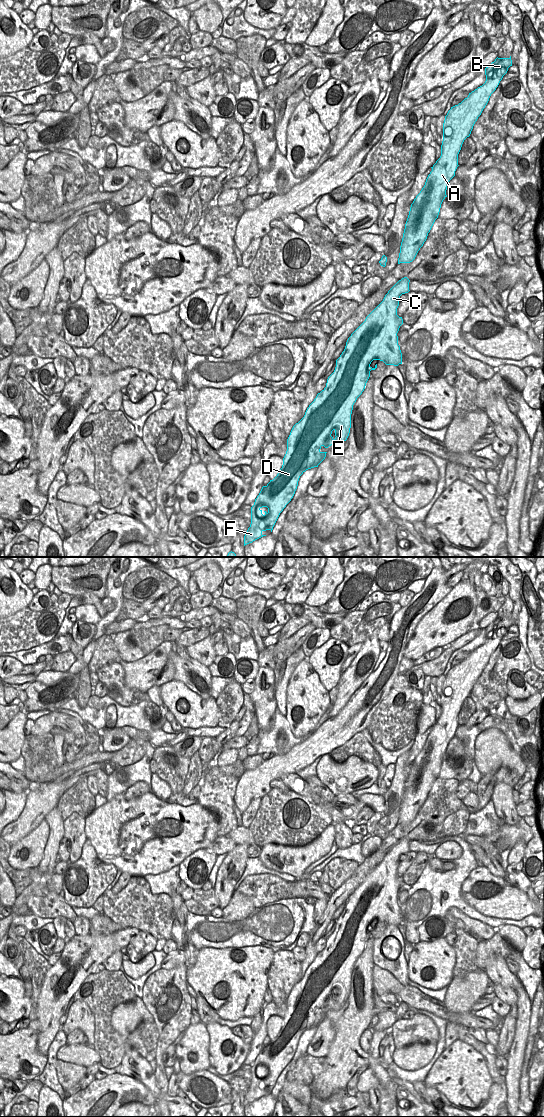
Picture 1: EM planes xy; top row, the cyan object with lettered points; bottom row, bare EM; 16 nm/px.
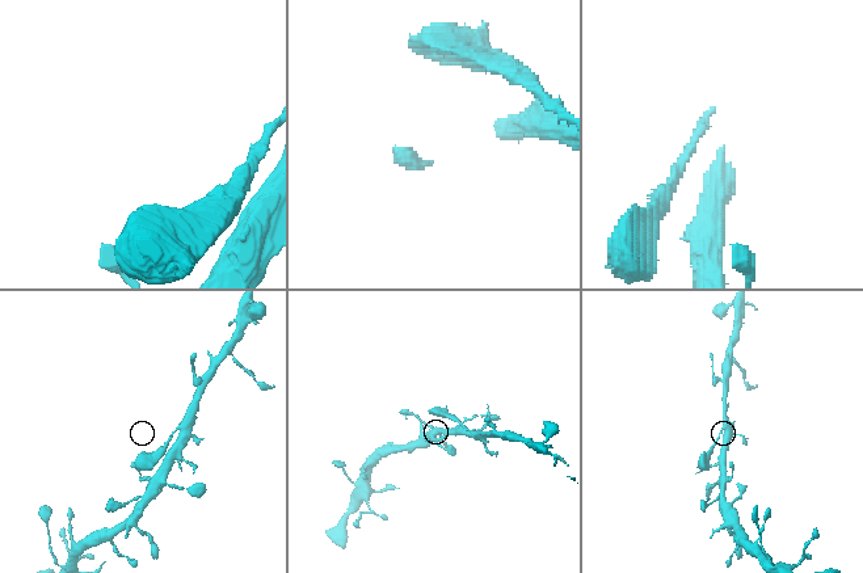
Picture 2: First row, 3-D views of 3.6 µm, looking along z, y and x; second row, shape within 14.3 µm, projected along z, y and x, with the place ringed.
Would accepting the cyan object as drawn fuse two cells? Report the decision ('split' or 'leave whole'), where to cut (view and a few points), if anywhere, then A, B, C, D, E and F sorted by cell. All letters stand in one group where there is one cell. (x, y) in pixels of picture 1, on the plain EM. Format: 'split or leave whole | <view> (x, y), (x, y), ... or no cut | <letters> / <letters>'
leave whole | no cut | A B C D E F

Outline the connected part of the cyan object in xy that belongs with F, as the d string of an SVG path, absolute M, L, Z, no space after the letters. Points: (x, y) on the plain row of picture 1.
M407 837L399 840L385 855L383 861L366 877L365 881L351 894L346 902L346 906L340 917L336 920L334 932L328 937L326 947L317 954L314 961L307 968L304 977L296 983L287 999L287 1011L283 1018L283 1025L277 1036L263 1046L259 1055L251 1067L251 1084L244 1096L244 1106L253 1101L266 1096L262 1092L270 1090L273 1087L283 1069L293 1058L298 1046L300 1036L308 1029L318 1027L325 1019L327 1012L321 1012L322 1006L328 1008L335 1003L346 1001L351 988L351 974L353 965L357 958L365 949L366 943L370 937L370 931L377 928L370 926L373 920L383 921L386 925L398 926L402 924L402 913L398 905L398 896L400 886L403 884L402 877L397 875L399 859L402 854L408 853L410 840Z

